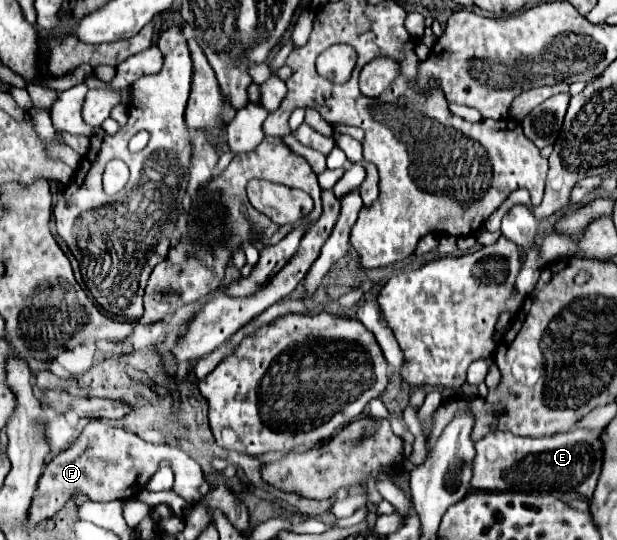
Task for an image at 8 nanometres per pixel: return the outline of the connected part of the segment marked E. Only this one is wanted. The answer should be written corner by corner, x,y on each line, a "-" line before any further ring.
574,428
570,432
544,436
544,438
522,438
514,436
510,432
490,432
476,444
476,458
474,458
474,478
472,486
478,490
514,490
514,492
576,492
584,498
590,498
594,494
598,476
600,476
600,440
596,432

